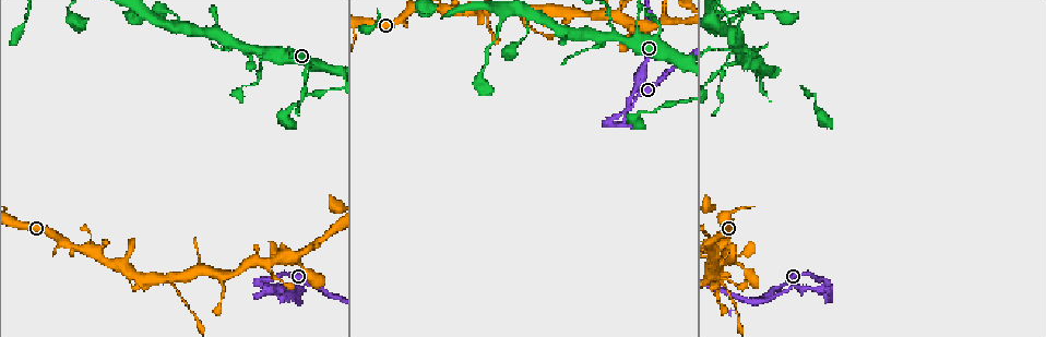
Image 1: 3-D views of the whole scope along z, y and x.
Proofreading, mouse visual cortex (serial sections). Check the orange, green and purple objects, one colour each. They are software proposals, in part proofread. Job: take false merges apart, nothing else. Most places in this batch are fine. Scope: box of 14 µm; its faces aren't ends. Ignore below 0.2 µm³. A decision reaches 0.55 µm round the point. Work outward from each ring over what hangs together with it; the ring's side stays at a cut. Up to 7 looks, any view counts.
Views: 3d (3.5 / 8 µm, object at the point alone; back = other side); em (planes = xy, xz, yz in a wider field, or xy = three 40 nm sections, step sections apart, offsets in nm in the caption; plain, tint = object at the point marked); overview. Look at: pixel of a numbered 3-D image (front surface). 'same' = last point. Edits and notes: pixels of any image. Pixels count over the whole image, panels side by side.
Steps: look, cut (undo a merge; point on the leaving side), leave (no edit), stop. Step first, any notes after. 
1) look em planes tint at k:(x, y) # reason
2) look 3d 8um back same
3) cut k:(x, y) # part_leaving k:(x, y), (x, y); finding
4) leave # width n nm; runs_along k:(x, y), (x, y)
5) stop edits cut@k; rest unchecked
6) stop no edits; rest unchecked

look 3d 8um at 1:(611, 37) # arms part here

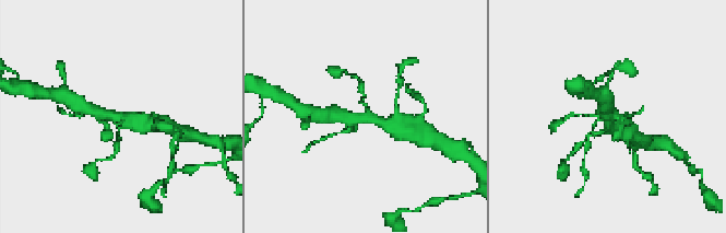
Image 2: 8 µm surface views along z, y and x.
look 3d 3.5um at 2:(121, 118) # zoom in

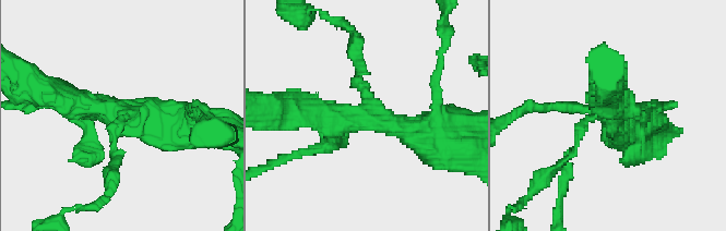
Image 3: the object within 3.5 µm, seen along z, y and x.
look em planes tint at 3:(370, 117)

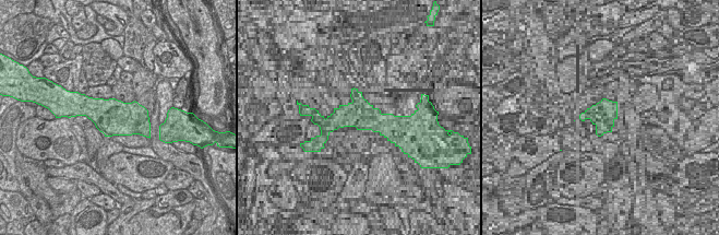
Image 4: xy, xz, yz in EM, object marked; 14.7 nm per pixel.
leave # runs_along 3:(195, 124), (108, 111), (58, 95); all the same cell

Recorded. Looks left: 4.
look 3d 3.5um at 1:(507, 13) # three arms meet

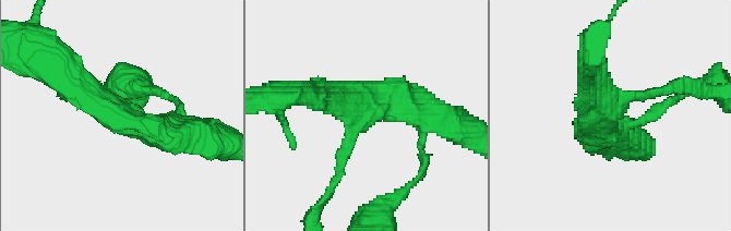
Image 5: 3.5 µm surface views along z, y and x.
look em xy step 1 tint at 5:(367, 117) # arms 3; arm_widths 150, 300, 400 nm

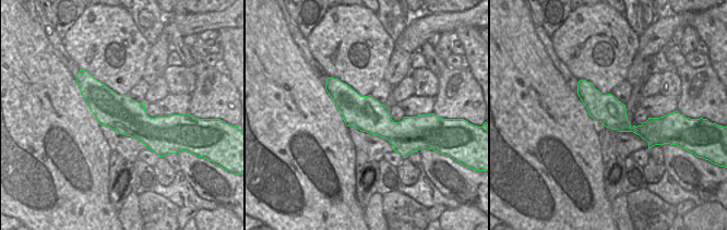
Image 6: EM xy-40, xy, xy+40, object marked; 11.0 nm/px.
leave # runs_along 6:(329, 86), (384, 126), (414, 120); continuous, no second cell

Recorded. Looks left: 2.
look em xy step 3 tint at 1:(261, 282) # abrupt turn

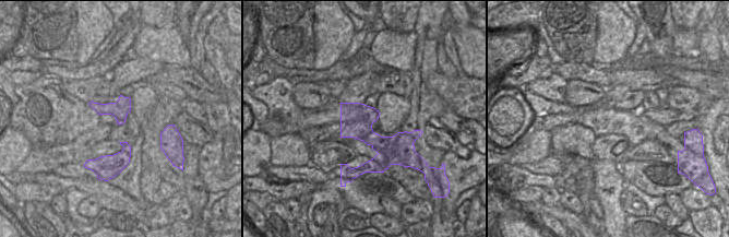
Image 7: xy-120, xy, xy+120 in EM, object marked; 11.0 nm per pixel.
look 3d 3.5um same # see where the arms go

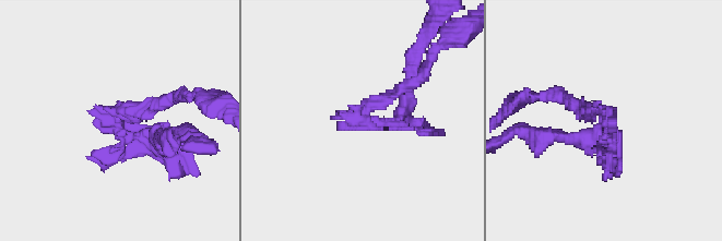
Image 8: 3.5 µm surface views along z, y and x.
leave # runs_along 8:(566, 98), (608, 118), (608, 142), (586, 139); continuous, no second cell

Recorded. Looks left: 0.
stop no edits; rest unchecked

